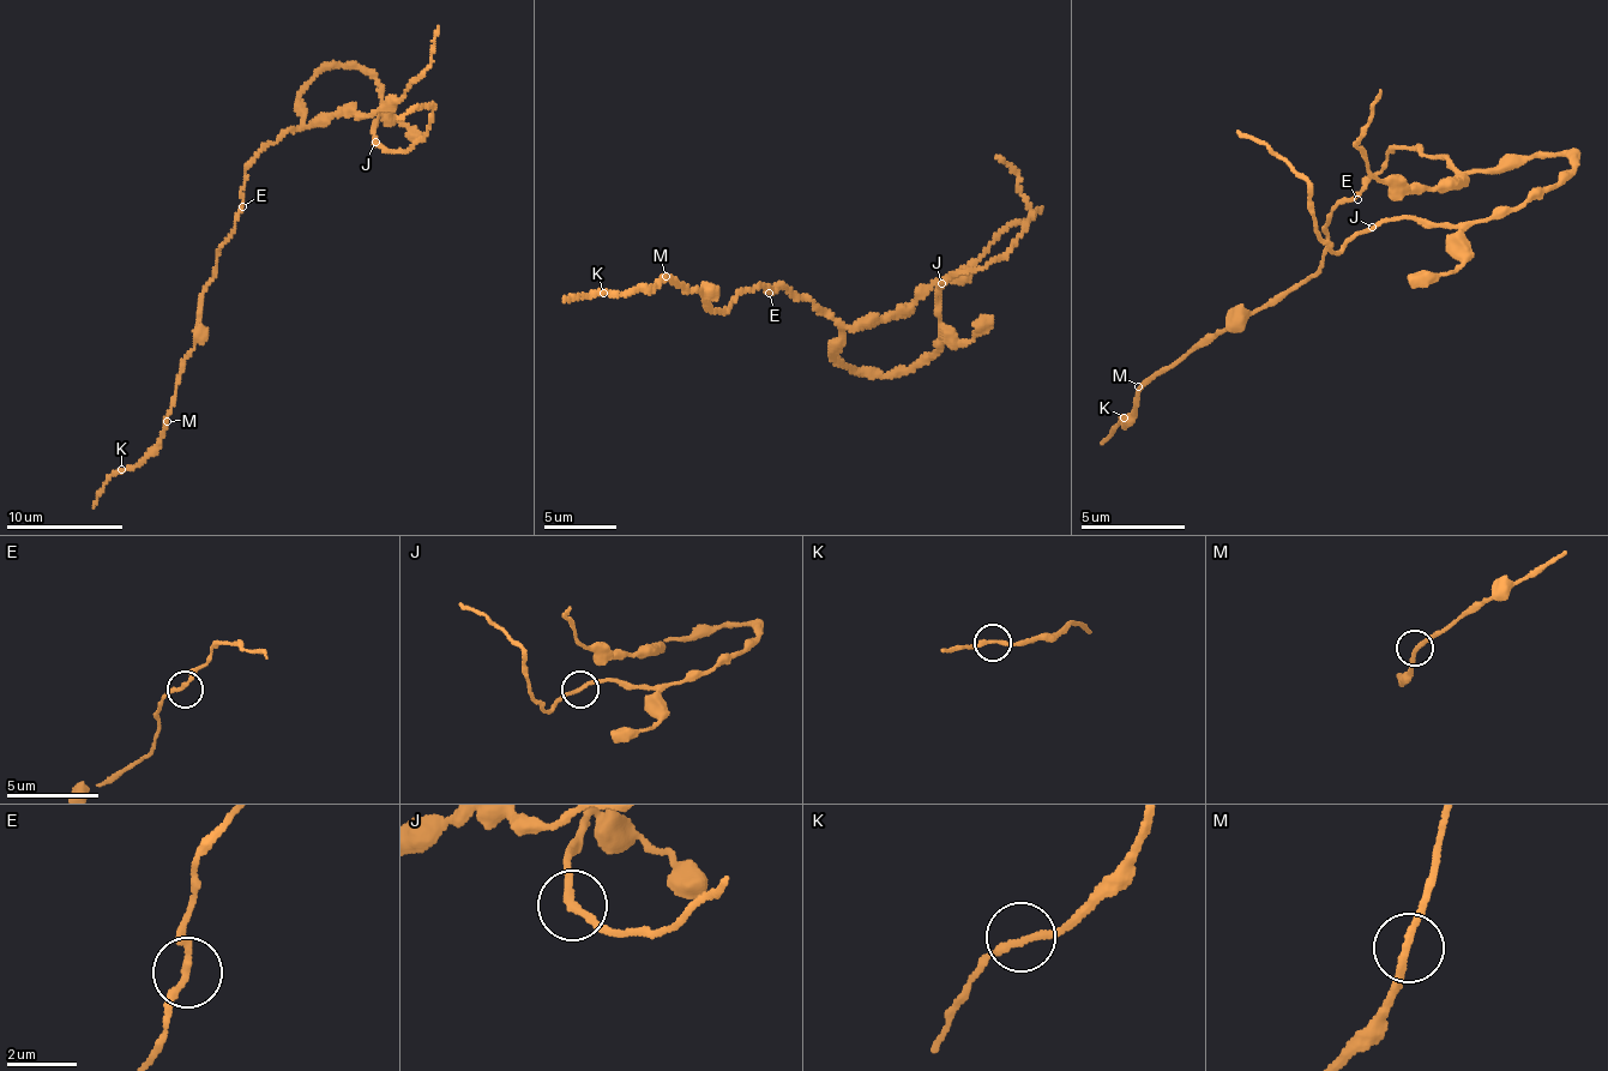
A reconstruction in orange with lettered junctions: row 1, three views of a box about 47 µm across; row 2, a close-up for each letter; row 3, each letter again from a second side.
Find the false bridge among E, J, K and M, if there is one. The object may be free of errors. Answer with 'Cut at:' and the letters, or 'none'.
Cut at: none

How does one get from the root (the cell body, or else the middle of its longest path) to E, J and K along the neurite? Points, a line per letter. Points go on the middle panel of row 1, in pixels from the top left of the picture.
E: (806, 298), (782, 288), (769, 293)
J: (806, 298), (839, 325), (841, 350), (833, 355), (838, 365), (899, 377), (938, 350), (940, 282), (943, 282)
K: (806, 298), (782, 288), (772, 294), (759, 286), (736, 296), (723, 313), (670, 278), (650, 290), (603, 293)

